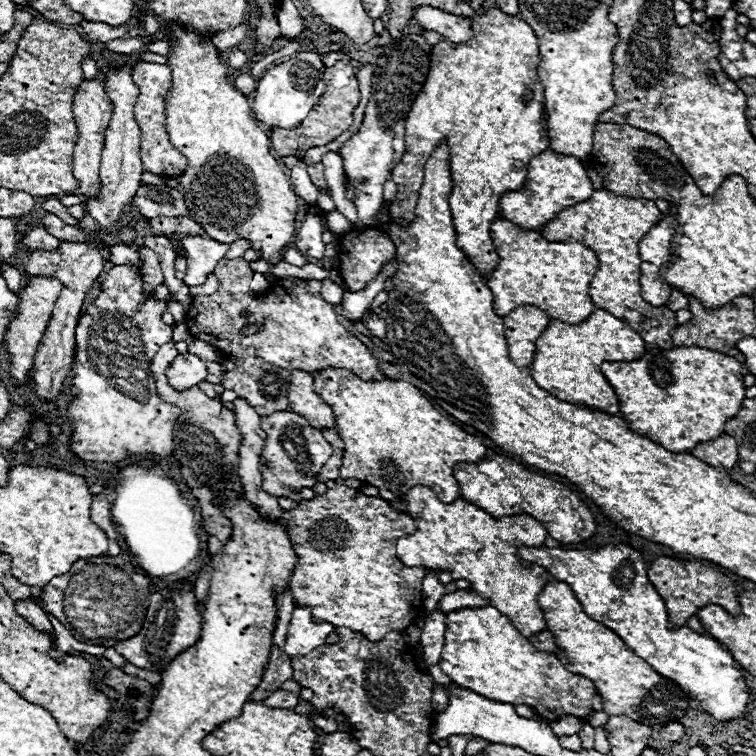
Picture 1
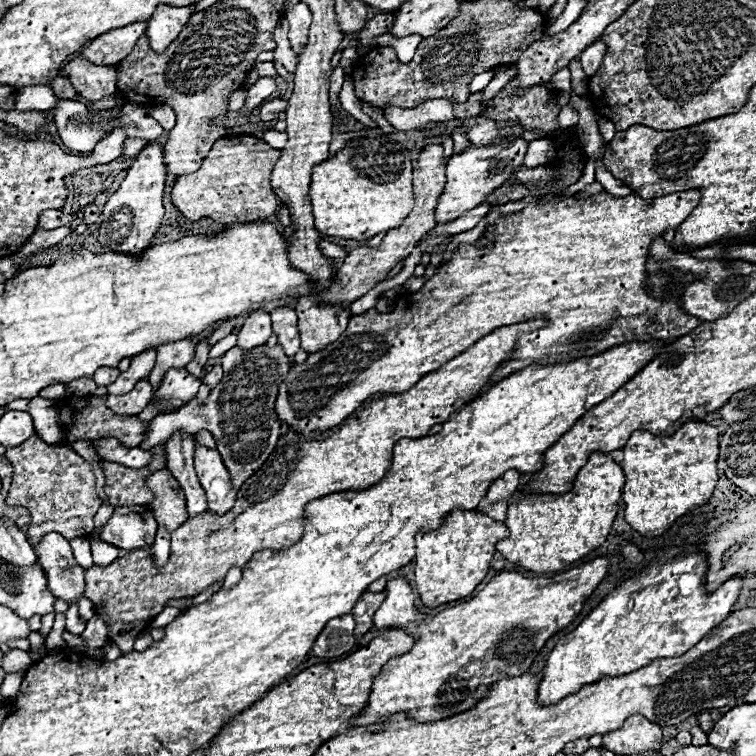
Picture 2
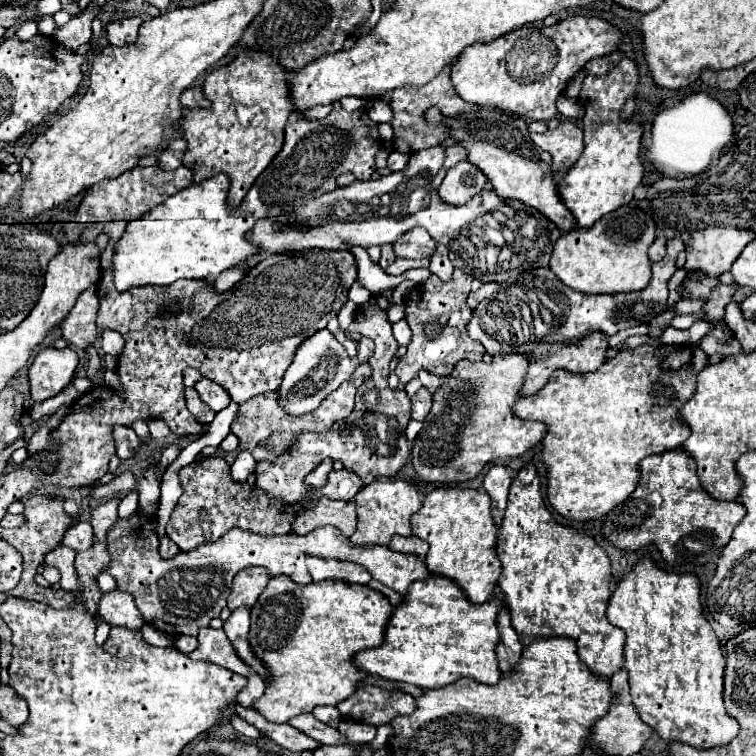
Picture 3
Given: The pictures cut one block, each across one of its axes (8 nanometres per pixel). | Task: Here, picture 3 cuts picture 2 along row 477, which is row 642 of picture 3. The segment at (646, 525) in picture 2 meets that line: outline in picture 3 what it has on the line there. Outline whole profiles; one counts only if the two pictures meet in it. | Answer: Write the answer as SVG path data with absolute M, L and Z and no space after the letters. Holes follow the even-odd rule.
M644 556L618 580L608 600L606 616L614 626L626 632L624 668L628 670L630 694L640 718L664 740L680 740L694 748L712 748L728 744L738 734L738 722L728 716L722 702L726 662L720 642L702 612L700 590L698 576L660 570L650 556Z

